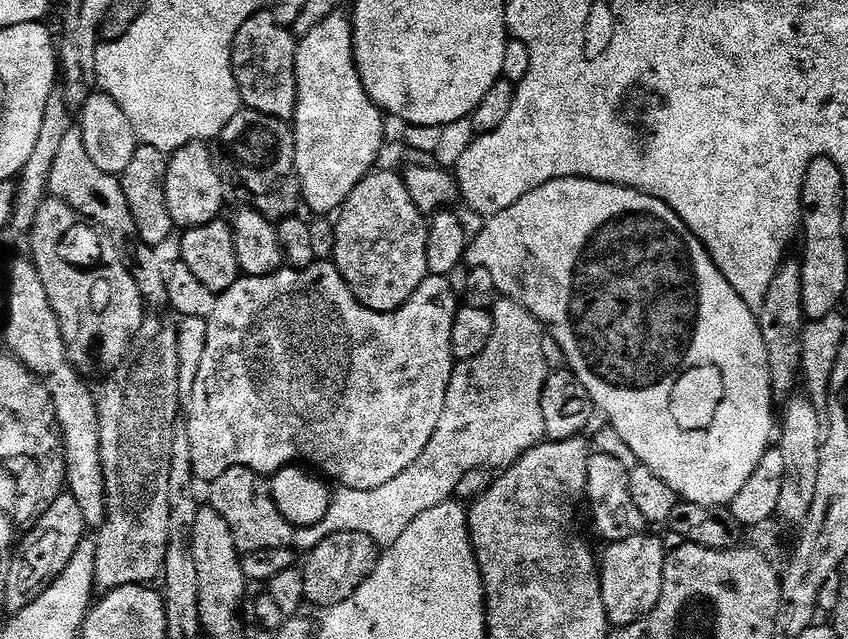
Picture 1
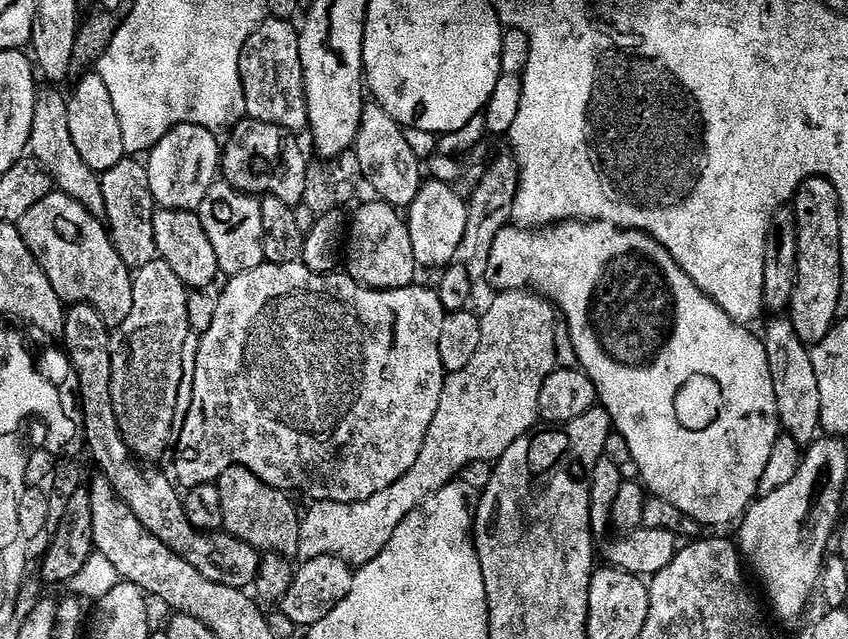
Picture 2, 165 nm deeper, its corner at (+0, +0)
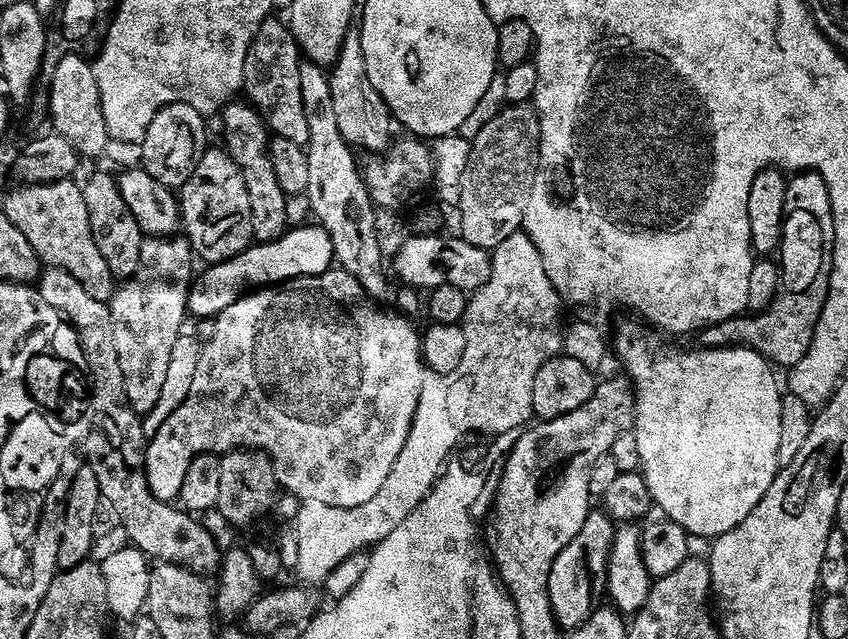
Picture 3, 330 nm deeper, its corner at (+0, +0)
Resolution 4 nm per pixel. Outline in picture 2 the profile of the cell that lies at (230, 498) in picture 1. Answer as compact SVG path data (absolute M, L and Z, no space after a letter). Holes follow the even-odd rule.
M239 466L220 475L218 487L222 494L223 531L254 546L261 554L277 552L279 556L298 557L301 513L292 505L293 497L262 482L254 473Z

